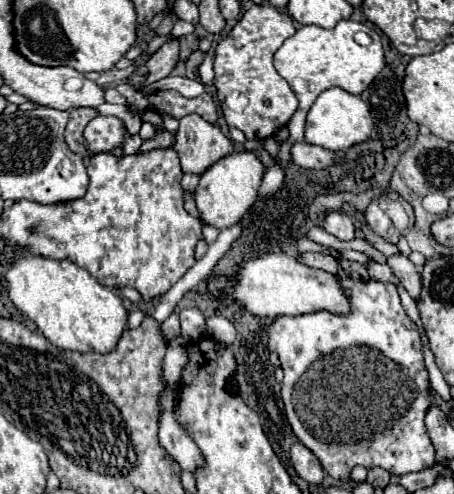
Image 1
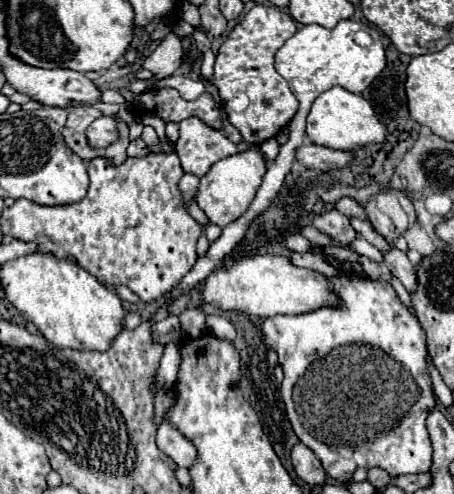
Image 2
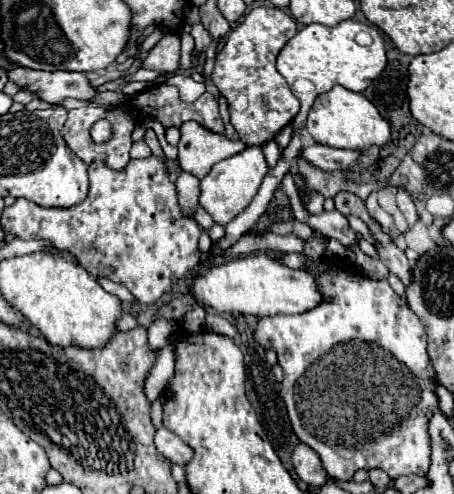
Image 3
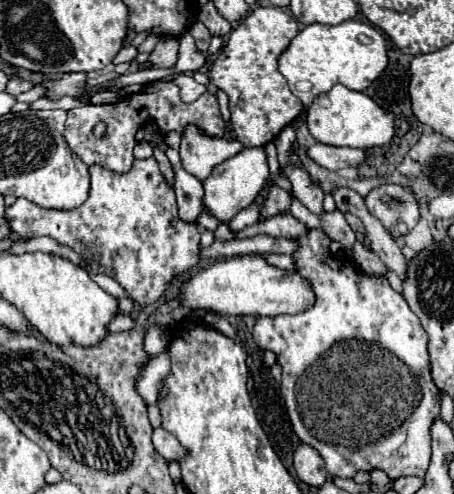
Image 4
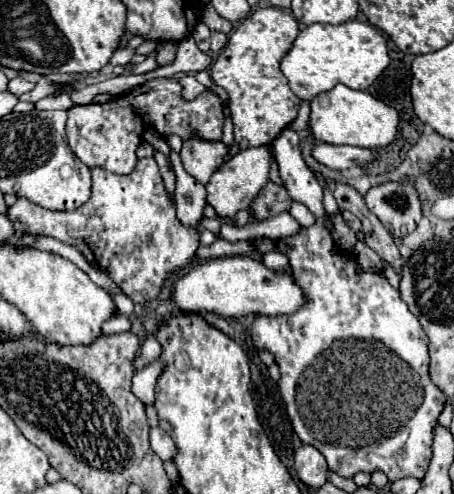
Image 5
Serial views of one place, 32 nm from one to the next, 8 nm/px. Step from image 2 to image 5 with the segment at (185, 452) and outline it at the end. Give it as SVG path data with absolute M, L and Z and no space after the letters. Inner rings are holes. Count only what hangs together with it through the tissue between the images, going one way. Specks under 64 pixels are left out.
M152 428L150 446L162 460L172 460L176 456L176 442L162 428Z

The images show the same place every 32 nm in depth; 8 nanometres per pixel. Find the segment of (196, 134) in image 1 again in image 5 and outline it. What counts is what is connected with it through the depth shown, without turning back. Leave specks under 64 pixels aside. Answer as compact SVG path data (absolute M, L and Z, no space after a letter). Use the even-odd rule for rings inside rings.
M196 136L188 138L182 142L180 158L184 164L184 170L192 174L198 182L206 184L212 176L212 172L224 162L226 156L234 156L238 152L238 144L224 144L222 140L210 142L210 140L200 140Z

